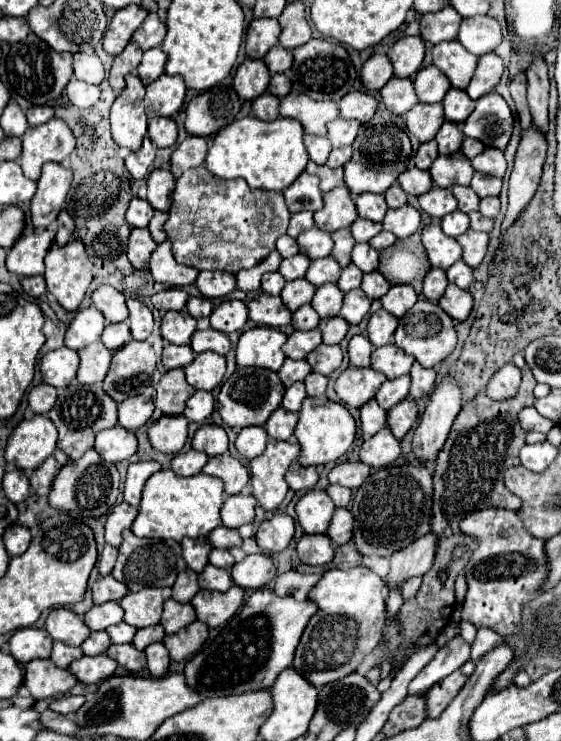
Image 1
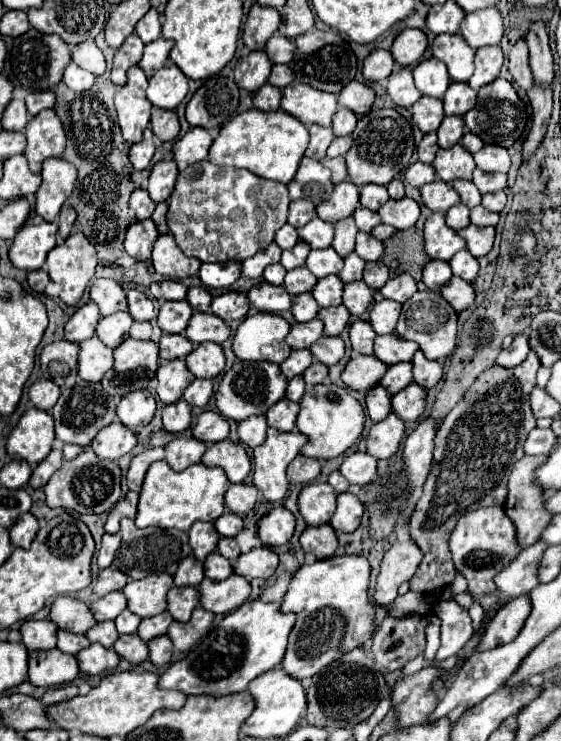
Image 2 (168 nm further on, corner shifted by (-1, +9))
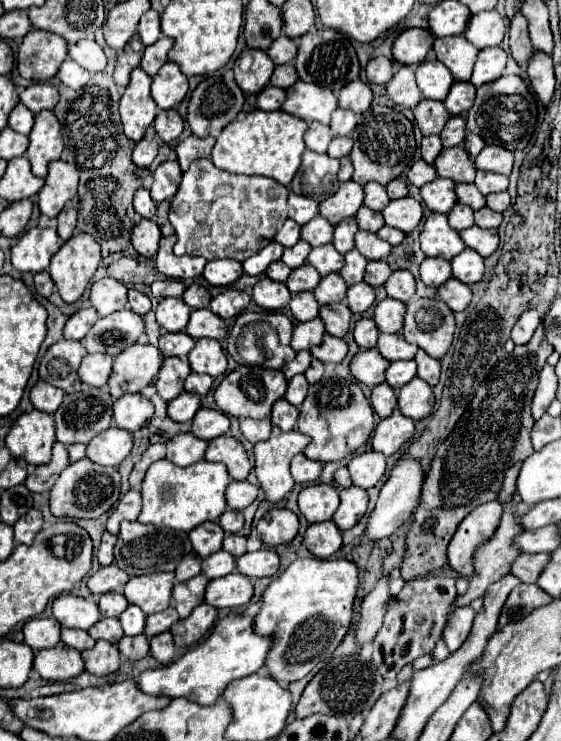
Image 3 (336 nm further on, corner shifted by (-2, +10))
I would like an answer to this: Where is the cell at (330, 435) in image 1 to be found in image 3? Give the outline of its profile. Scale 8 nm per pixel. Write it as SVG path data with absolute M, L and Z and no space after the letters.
M324 377L322 381L310 385L310 391L300 407L298 431L312 439L304 449L304 455L314 461L328 463L344 459L370 439L374 427L374 409L364 397L360 385L350 379Z

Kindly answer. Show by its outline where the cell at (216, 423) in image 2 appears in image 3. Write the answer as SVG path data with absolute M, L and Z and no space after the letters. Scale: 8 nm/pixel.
M198 409L198 413L192 419L192 433L206 441L228 433L228 429L230 419L218 409Z

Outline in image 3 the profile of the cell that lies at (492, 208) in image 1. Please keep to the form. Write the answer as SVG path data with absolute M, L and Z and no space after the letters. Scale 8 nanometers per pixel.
M506 191L504 193L490 193L490 195L486 195L486 205L492 211L506 211L510 205L510 195Z

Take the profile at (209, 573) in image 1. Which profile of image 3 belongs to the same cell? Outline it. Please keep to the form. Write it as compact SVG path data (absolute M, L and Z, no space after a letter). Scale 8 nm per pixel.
M224 549L212 553L202 563L202 573L208 579L218 579L218 577L224 577L224 575L228 575L232 571L236 571L236 557L230 555L228 551L224 551Z

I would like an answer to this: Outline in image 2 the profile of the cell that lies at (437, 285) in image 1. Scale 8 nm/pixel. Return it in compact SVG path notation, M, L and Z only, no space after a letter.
M429 260L423 268L423 282L429 290L441 290L451 280L451 266L445 260Z

